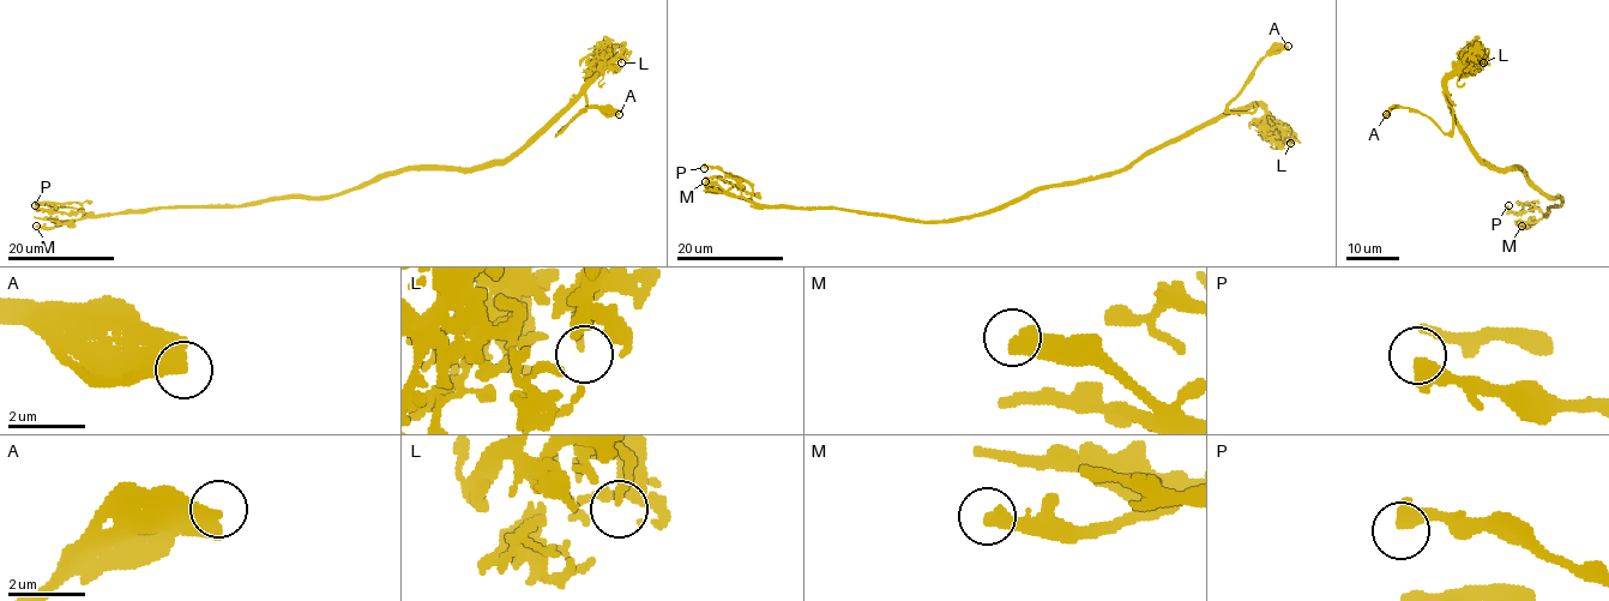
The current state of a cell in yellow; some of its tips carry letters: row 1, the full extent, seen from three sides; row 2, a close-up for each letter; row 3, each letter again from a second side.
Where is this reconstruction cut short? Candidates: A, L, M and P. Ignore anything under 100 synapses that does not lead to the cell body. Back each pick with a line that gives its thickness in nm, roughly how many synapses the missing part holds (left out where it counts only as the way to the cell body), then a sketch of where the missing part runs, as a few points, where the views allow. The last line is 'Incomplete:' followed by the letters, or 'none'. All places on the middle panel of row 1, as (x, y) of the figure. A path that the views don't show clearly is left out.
A: Thickness 420 nm
Incomplete: A

